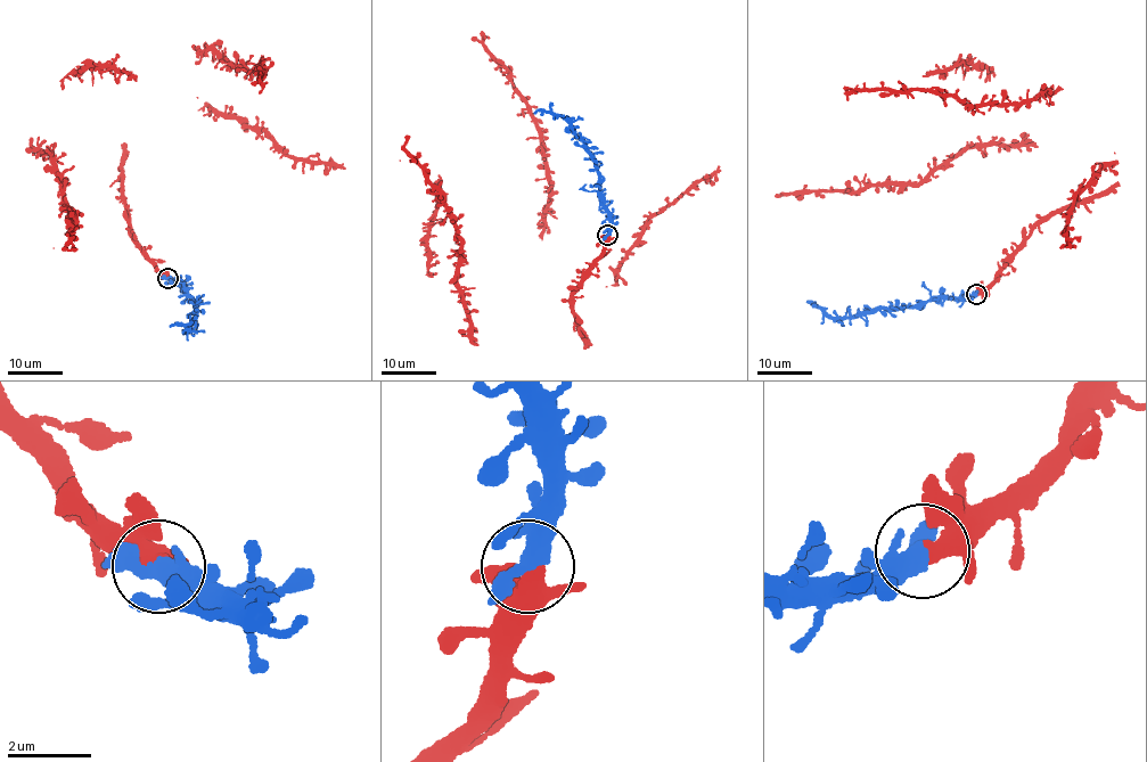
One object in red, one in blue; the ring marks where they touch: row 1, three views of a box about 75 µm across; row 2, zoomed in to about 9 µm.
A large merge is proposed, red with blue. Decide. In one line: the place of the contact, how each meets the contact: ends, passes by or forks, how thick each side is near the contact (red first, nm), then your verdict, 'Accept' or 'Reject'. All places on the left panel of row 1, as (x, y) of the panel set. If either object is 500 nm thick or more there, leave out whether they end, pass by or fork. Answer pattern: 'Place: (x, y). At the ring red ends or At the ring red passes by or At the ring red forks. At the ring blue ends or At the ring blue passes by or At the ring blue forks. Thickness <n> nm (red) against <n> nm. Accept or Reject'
Place: (168, 278). Thickness 340 nm (red) against 600 nm. Accept

